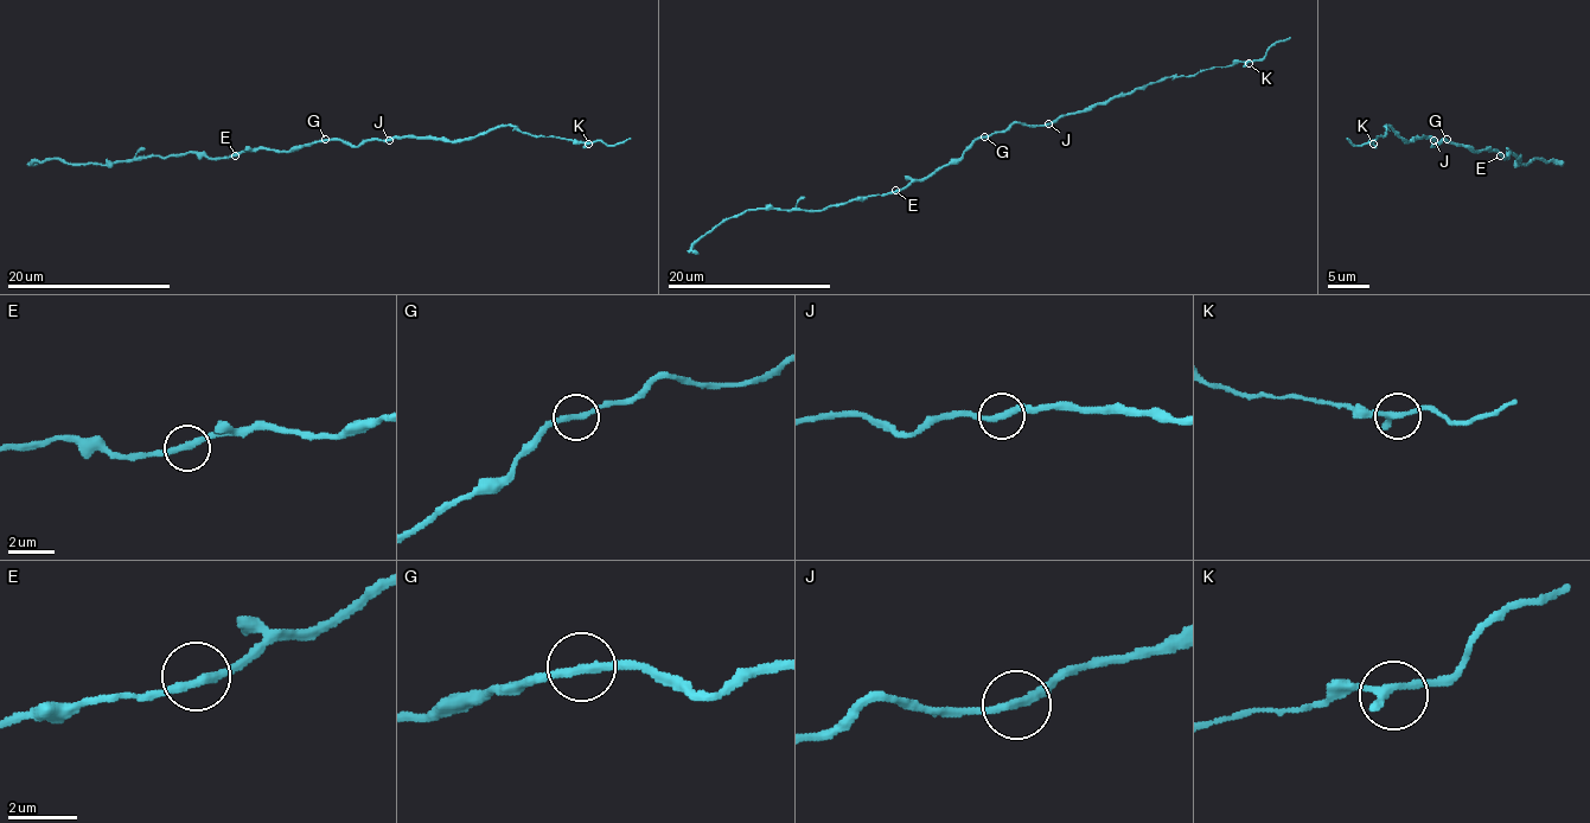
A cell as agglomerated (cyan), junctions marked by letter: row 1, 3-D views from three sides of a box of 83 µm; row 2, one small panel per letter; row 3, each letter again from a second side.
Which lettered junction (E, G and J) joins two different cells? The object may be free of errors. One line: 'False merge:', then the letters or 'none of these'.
False merge: J

